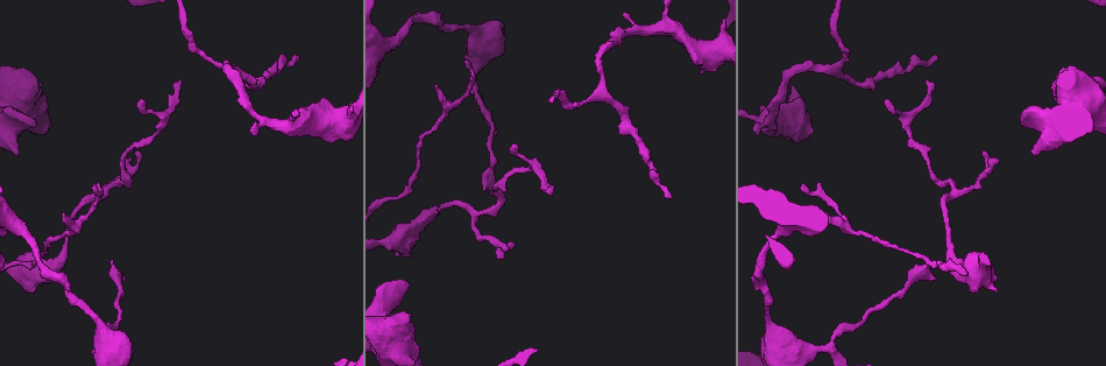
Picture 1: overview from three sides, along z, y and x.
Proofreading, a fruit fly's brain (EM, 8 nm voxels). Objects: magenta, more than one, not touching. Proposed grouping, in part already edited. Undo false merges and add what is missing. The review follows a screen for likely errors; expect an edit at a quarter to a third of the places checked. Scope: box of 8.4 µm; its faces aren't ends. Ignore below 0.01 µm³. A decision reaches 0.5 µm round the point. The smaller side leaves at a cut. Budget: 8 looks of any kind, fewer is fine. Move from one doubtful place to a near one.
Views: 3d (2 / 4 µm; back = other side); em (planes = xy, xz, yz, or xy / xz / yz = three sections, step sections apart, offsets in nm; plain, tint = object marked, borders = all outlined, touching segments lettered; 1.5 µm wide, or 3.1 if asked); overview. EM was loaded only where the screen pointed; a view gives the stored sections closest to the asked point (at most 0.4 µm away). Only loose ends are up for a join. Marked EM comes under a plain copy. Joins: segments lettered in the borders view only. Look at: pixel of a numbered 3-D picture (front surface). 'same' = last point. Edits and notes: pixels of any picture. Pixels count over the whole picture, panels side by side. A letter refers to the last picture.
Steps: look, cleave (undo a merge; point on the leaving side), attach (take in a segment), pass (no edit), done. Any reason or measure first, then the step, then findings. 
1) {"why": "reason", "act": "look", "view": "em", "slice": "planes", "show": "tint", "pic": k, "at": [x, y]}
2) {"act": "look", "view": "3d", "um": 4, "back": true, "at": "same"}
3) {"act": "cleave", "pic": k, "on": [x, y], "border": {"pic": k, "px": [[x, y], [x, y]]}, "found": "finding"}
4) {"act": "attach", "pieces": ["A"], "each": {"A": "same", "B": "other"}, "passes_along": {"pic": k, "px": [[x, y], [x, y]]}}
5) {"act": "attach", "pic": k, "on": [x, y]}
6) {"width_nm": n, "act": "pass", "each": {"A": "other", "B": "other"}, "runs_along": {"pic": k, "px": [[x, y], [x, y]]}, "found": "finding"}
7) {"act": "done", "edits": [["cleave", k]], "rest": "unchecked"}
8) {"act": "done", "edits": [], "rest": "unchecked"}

{"why": "thin end", "act": "look", "view": "3d", "um": 4, "pic": 1, "at": [181, 80]}

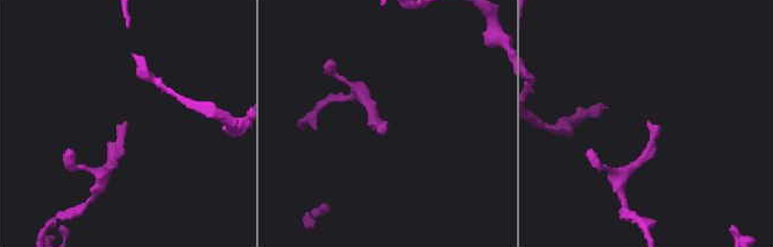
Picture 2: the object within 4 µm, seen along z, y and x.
{"act": "look", "view": "em", "slice": "planes", "show": "borders", "pic": 2, "at": [124, 122]}

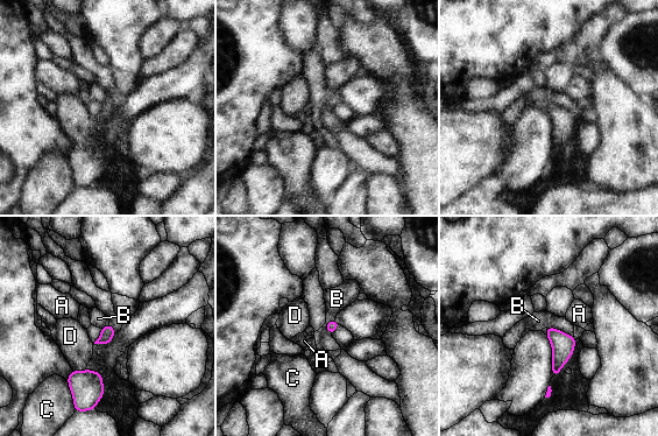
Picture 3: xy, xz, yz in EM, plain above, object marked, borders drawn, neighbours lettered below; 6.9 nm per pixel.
{"longest_contact_nm": ["B", 200], "act": "pass", "each": {"A": "other", "B": "other", "C": "other", "D": "other"}, "found": "none of them fits"}

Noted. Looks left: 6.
{"why": "sharp bend", "act": "look", "view": "em", "slice": "xz", "step": 8, "show": "tint", "pic": 1, "at": [475, 214]}

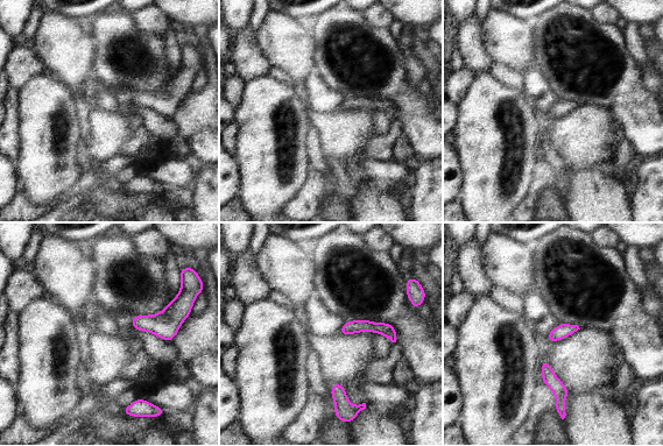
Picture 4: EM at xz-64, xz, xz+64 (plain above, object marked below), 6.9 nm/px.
{"why": "what lies round it", "act": "look", "view": "em", "slice": "xz", "step": 8, "show": "borders", "at": "same"}

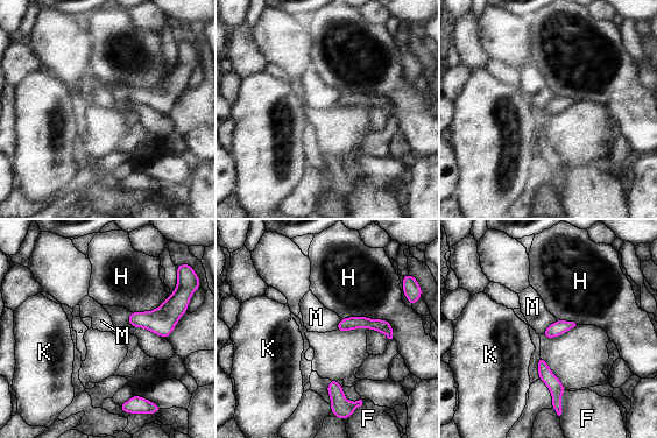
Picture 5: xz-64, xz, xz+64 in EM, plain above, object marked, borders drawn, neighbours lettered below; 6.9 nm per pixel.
{"width_nm": 20, "act": "pass", "each": {"F": "other", "H": "other", "K": "other", "M": "other"}, "found": "all the same cell"}

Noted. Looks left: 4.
{"why": "free end", "act": "look", "view": "3d", "um": 4, "pic": 1, "at": [628, 18]}

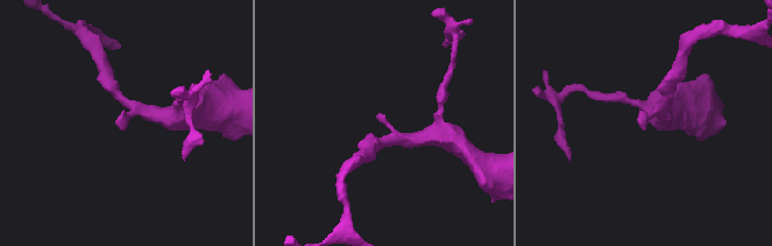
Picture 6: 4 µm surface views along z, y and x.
{"act": "look", "view": "em", "slice": "planes", "show": "borders", "pic": 6, "at": [121, 130]}

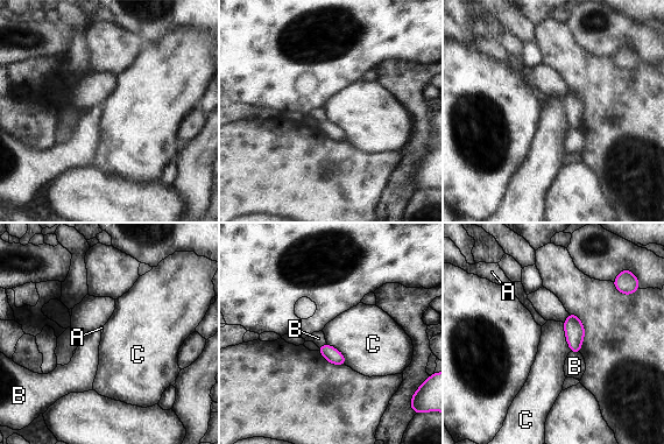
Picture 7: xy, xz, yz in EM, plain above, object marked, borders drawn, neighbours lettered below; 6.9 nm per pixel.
{"width_nm": 110, "act": "pass", "each": {"A": "other", "B": "other", "C": "other"}, "found": "no lettered segment goes on from it"}

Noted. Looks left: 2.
{"act": "done", "edits": [], "rest": "unchecked"}

